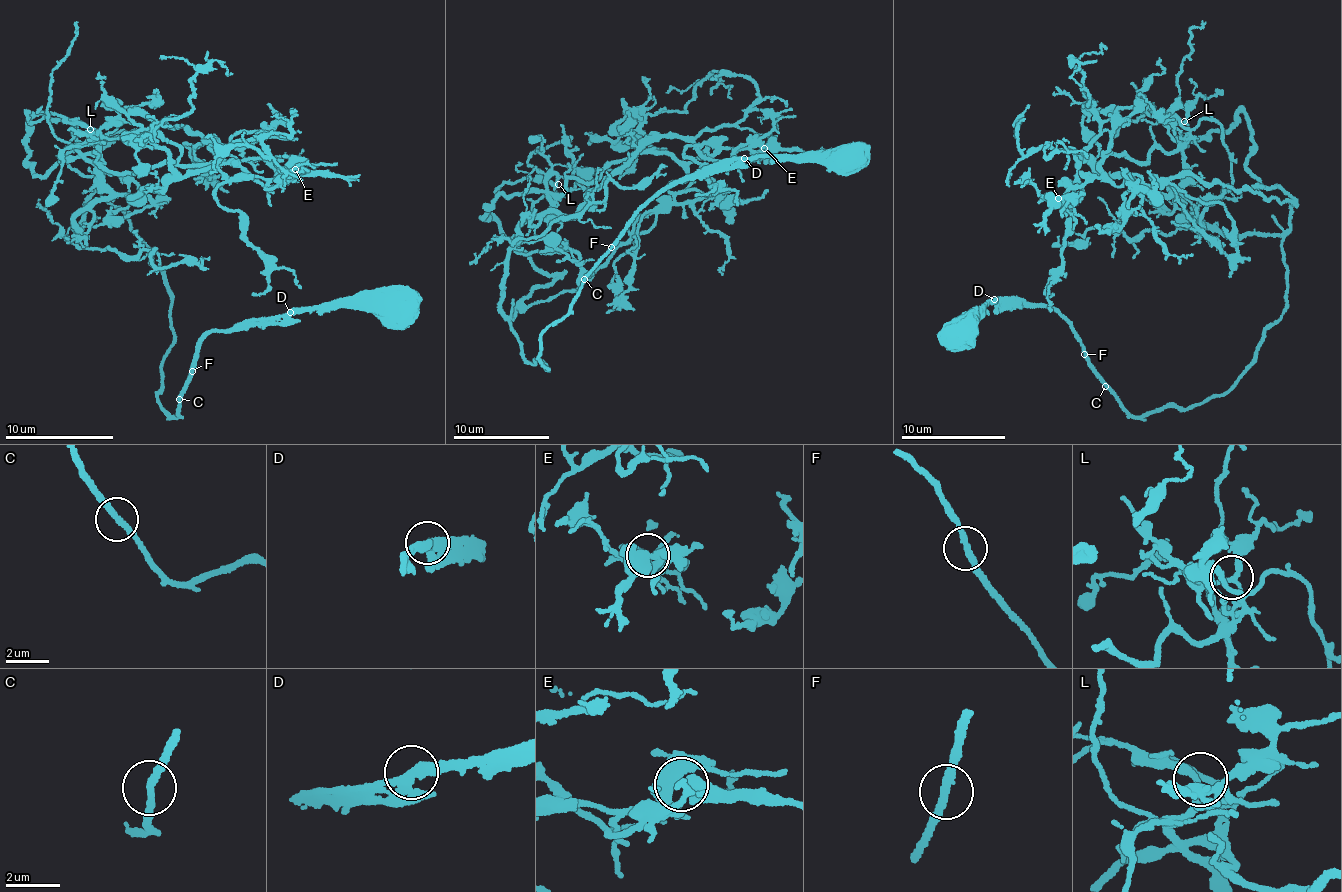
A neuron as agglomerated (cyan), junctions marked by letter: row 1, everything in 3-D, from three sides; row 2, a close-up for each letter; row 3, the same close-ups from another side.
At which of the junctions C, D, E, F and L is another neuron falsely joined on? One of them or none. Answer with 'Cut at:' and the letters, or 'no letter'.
Cut at: no letter

